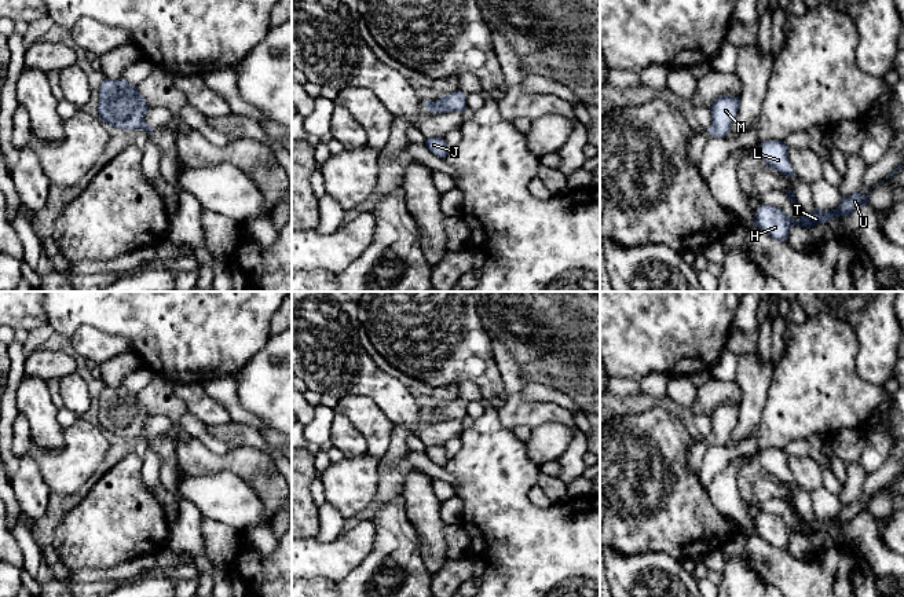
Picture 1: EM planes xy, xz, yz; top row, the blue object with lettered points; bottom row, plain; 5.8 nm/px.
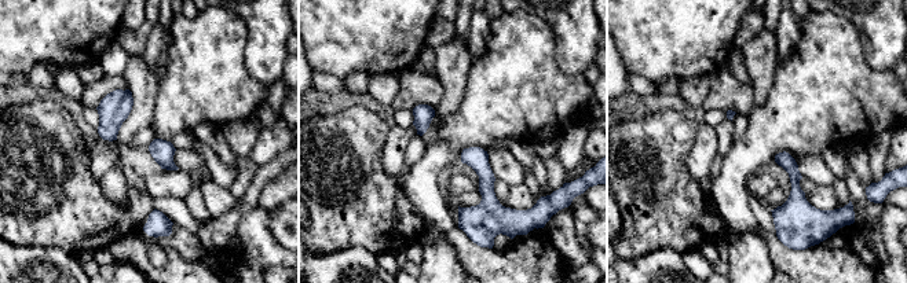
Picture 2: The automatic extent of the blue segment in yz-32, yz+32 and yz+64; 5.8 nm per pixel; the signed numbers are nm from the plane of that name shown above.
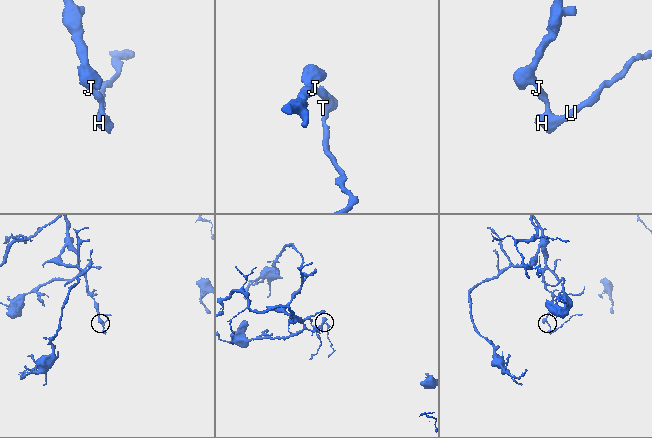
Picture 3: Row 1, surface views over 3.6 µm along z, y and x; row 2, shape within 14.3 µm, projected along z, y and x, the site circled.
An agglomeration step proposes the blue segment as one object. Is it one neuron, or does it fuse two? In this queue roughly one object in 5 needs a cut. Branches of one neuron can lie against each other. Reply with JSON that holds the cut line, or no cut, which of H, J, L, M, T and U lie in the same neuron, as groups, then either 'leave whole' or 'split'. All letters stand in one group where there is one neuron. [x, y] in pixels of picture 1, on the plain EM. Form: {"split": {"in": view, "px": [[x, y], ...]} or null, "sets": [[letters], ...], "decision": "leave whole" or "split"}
{"split": null, "sets": [["H", "J", "L", "M", "T", "U"]], "decision": "leave whole"}

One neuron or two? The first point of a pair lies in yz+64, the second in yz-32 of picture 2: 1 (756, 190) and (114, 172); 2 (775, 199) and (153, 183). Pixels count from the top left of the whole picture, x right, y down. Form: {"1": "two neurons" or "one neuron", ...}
{"1": "two neurons", "2": "two neurons"}

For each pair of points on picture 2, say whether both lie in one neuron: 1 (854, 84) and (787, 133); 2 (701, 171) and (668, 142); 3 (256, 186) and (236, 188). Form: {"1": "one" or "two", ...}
{"1": "one", "2": "two", "3": "two"}

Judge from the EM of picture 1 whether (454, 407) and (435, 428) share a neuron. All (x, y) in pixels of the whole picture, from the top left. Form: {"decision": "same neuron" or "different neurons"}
{"decision": "different neurons"}

